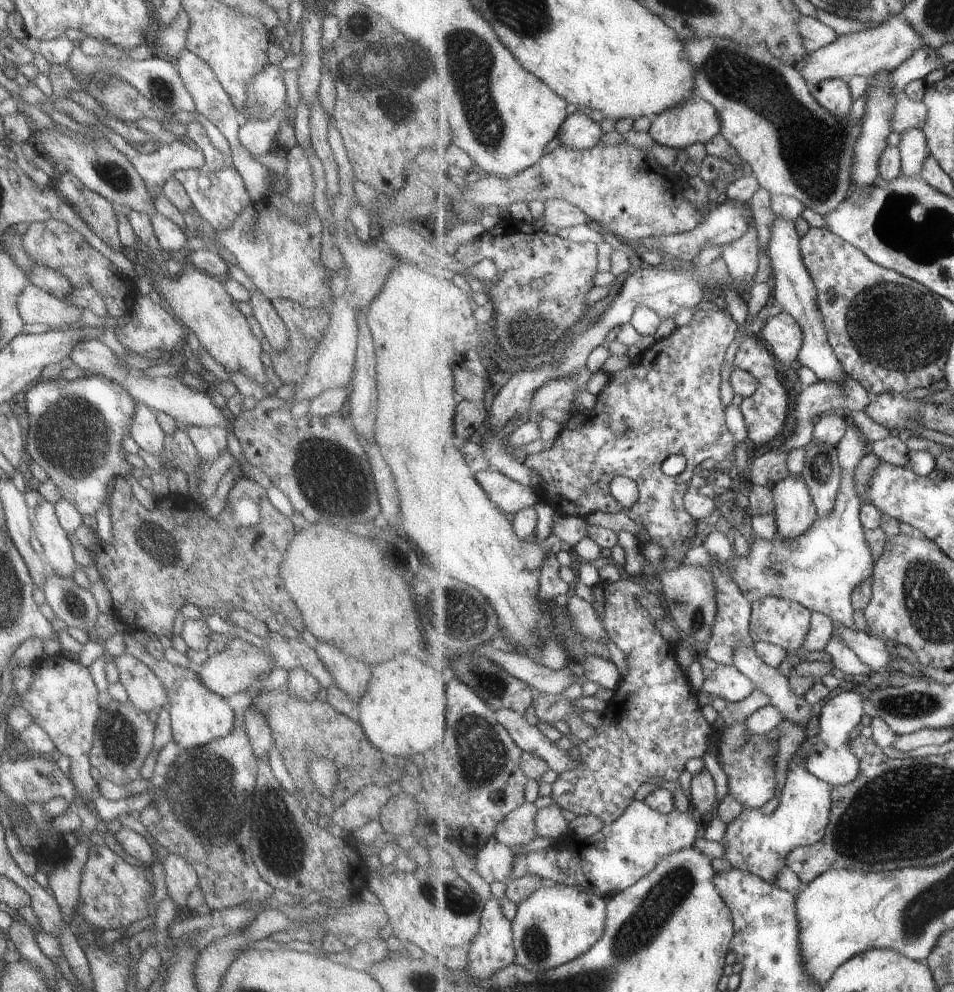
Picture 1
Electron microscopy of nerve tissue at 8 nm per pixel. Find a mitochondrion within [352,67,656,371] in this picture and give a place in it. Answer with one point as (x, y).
(532, 327)

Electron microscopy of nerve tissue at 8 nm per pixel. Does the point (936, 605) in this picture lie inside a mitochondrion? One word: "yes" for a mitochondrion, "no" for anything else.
yes

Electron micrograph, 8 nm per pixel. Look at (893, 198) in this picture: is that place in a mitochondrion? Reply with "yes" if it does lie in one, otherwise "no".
yes

